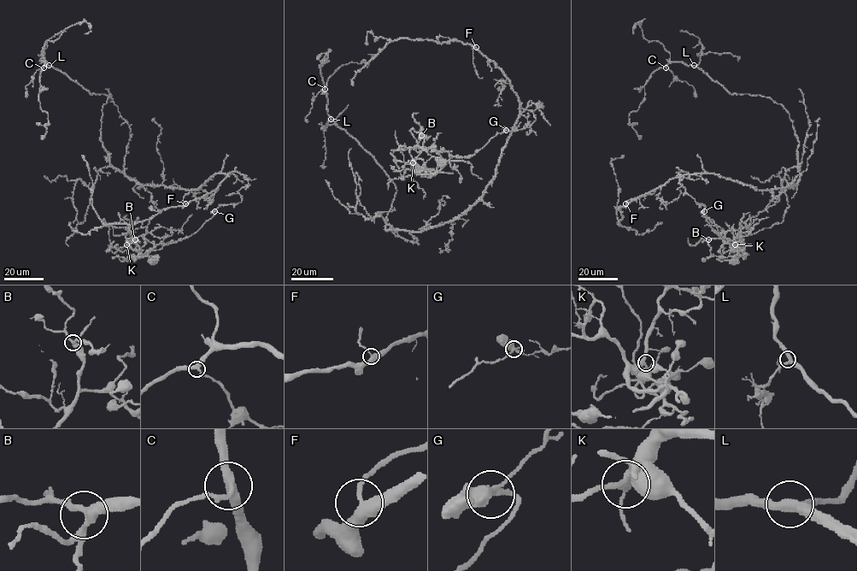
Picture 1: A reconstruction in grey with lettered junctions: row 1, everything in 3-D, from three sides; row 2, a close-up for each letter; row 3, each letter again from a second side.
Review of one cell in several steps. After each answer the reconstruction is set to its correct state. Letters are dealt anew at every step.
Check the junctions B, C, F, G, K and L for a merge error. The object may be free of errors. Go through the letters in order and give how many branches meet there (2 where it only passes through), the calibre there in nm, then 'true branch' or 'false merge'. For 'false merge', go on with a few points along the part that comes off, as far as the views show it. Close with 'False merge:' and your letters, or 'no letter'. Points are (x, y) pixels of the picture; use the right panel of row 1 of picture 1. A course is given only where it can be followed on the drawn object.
B: 3 branches meet; 360 nm thick; true branch
C: 3 branches meet; 320 nm thick; true branch
F: 3 branches meet; 340 nm thick; true branch
G: 3 branches meet; 360 nm thick; false merge; foreign part runs (704, 211), (711, 226), (733, 245), (729, 256), (738, 252), (720, 236), (732, 226), (740, 231), (749, 214)
K: 3 branches meet; 320 nm thick; true branch
L: 3 branches meet; 340 nm thick; true branch
False merge: G

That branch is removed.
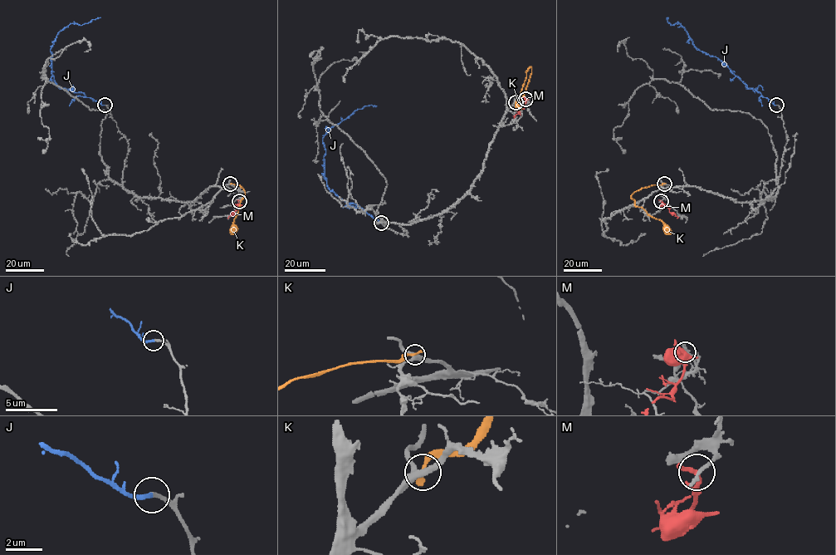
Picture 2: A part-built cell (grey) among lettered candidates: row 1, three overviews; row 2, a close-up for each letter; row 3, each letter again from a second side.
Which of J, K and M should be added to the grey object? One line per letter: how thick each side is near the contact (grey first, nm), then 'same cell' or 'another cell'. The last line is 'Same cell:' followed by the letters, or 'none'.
J: calibres 200 and 220 nm; same cell
K: calibres 320 and 320 nm; another cell
M: calibres 240 and 240 nm; another cell
Same cell: J

